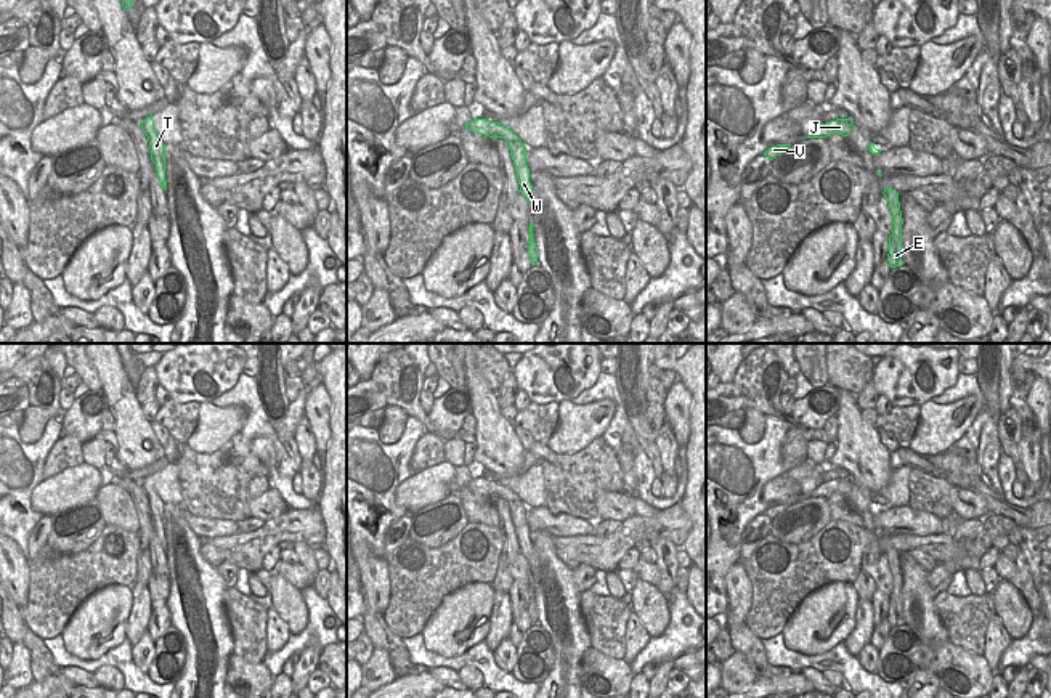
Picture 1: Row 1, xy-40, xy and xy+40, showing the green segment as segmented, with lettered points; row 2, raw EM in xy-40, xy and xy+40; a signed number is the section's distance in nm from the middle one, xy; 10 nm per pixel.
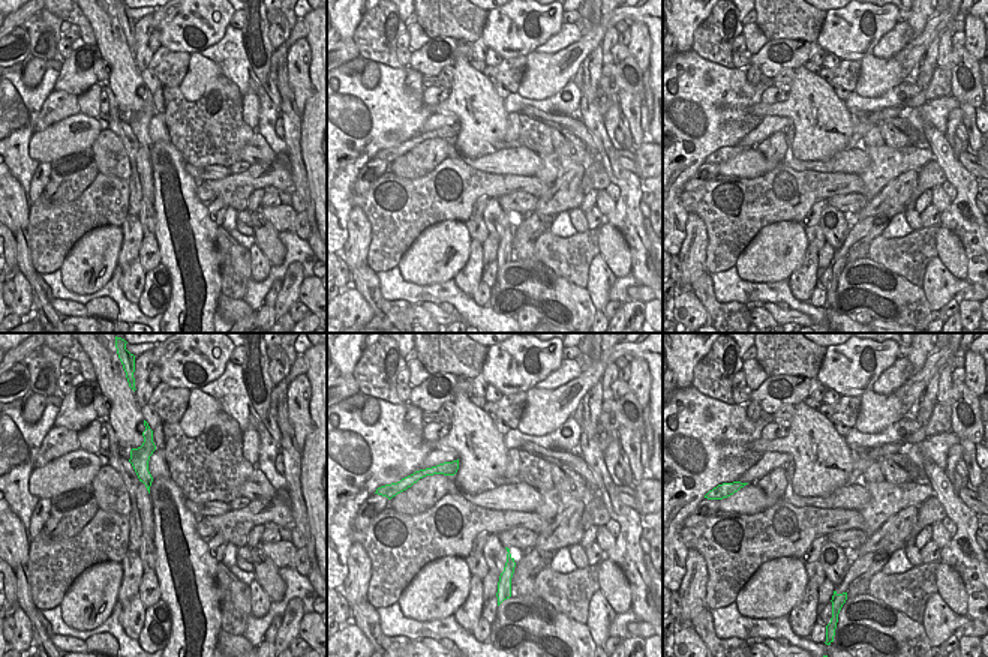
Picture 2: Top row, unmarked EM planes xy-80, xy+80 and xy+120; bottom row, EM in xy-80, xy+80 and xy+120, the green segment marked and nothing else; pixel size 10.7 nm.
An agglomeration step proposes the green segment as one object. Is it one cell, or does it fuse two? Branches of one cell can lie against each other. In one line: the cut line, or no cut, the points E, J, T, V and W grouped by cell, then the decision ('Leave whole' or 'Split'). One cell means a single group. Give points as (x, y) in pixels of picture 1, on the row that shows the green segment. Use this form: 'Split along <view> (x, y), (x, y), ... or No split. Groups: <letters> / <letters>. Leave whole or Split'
Split along xy (490, 121), (495, 130), (490, 137). Groups: E T W / J V. Split

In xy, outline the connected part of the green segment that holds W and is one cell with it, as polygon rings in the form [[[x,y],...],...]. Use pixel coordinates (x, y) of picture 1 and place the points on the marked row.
[[[489,122],[489,127],[496,130],[489,138],[504,138],[509,143],[510,156],[515,165],[520,193],[531,202],[533,186],[530,183],[530,168],[526,165],[526,146],[521,140],[504,124]]]

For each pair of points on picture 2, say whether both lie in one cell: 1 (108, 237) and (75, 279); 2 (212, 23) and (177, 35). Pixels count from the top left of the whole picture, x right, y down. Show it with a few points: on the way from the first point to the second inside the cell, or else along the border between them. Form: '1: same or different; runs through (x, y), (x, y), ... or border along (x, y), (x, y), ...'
1: same; runs through (99, 248), (86, 269)
2: same; runs through (201, 23), (180, 24)

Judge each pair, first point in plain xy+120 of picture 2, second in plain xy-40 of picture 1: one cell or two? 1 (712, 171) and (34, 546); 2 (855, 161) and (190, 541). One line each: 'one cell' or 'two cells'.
1: one cell
2: two cells

